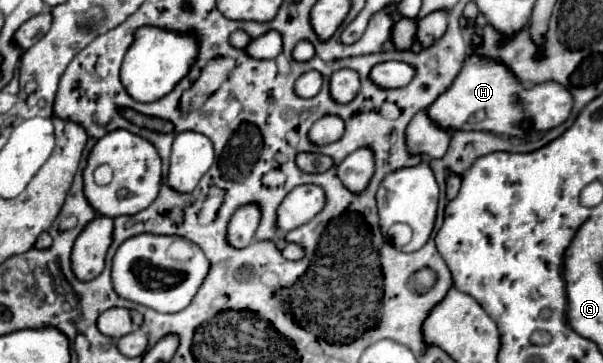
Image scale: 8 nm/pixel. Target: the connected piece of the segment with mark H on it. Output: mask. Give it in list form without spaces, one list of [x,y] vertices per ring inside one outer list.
[[[470,52],[452,86],[426,110],[428,116],[448,130],[486,130],[500,136],[522,138],[520,122],[532,118],[538,132],[560,126],[572,112],[572,94],[558,82],[524,86],[508,66],[482,54]]]

